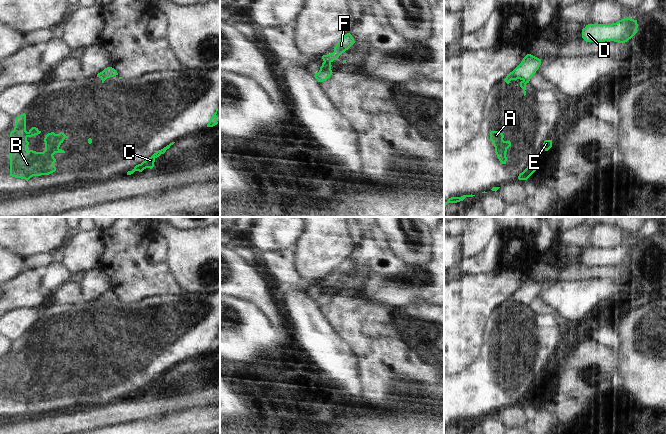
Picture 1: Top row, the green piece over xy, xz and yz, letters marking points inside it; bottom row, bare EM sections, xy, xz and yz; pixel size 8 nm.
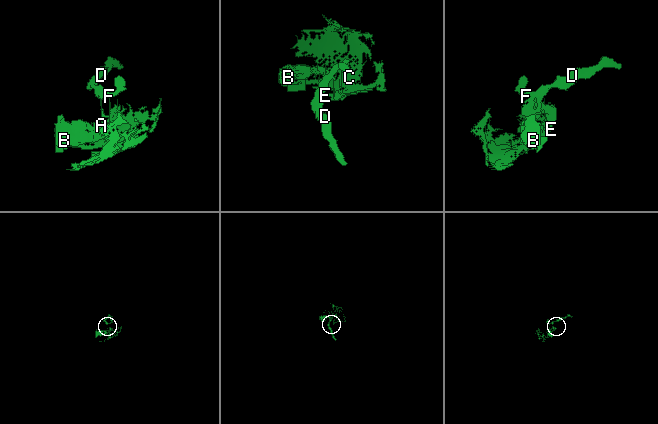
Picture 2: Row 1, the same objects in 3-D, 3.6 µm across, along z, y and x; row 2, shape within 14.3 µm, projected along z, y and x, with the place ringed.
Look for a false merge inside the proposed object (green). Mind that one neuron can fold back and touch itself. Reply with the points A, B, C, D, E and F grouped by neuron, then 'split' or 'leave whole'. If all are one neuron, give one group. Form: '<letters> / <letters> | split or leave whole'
A B C E / D F | split

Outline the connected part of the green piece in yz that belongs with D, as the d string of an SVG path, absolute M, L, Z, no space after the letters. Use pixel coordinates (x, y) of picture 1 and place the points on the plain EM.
M626 241L612 248L588 248L582 253L582 262L586 266L625 267L637 257L637 252L637 244Z

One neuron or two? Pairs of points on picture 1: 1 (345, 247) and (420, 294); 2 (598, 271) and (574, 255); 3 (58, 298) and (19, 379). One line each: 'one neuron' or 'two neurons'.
1: two neurons
2: two neurons
3: two neurons

